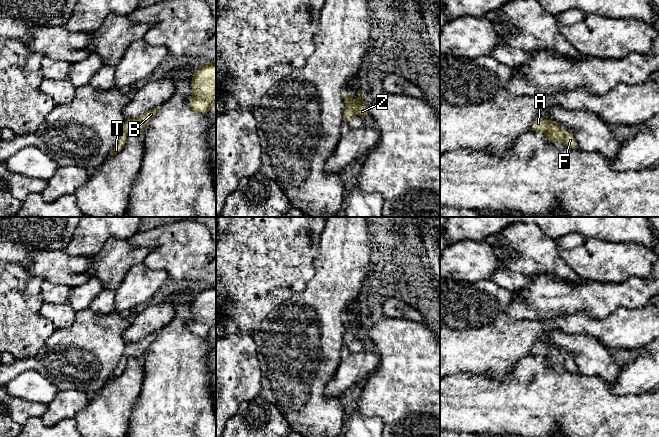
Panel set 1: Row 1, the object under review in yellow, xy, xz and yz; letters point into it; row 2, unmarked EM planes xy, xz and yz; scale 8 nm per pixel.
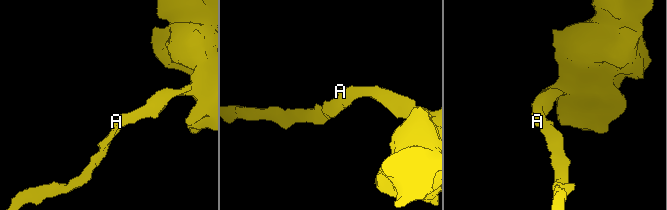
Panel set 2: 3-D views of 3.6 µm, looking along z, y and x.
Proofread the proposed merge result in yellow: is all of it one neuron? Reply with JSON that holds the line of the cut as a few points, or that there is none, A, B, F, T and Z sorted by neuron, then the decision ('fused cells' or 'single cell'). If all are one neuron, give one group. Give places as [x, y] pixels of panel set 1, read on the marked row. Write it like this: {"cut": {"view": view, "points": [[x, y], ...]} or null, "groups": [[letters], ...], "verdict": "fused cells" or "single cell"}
{"cut": null, "groups": [["A", "B", "F", "T", "Z"]], "verdict": "single cell"}

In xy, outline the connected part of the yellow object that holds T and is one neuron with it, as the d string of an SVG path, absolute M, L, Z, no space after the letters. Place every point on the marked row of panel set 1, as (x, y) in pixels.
M157 106L156 108L147 111L145 114L140 115L139 117L126 119L124 130L108 157L119 153L123 149L127 140L128 133L134 133L138 135L141 132L145 131L148 127L149 122L152 118L155 117L159 109L160 106Z

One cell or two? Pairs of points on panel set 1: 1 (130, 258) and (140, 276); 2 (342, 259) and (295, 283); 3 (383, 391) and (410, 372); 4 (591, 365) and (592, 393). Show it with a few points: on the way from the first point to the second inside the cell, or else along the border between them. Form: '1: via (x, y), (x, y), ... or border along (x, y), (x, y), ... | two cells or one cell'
1: border along (142, 262), (134, 265), (120, 284) | two cells
2: border along (318, 250), (313, 261), (314, 275), (300, 291) | two cells
3: via (390, 391), (403, 379) | one cell
4: border along (579, 371), (586, 375), (597, 375), (613, 384) | two cells

